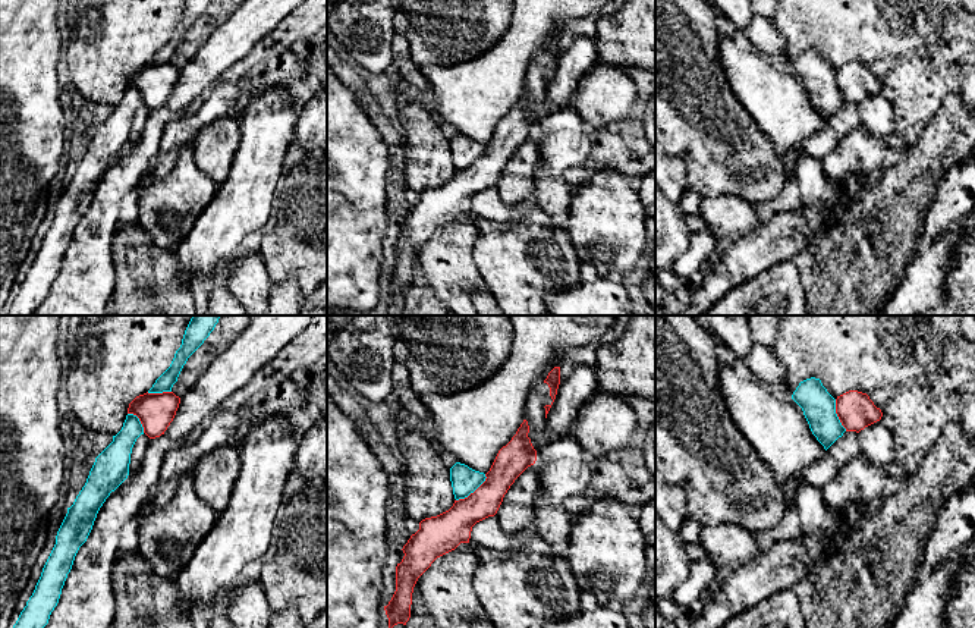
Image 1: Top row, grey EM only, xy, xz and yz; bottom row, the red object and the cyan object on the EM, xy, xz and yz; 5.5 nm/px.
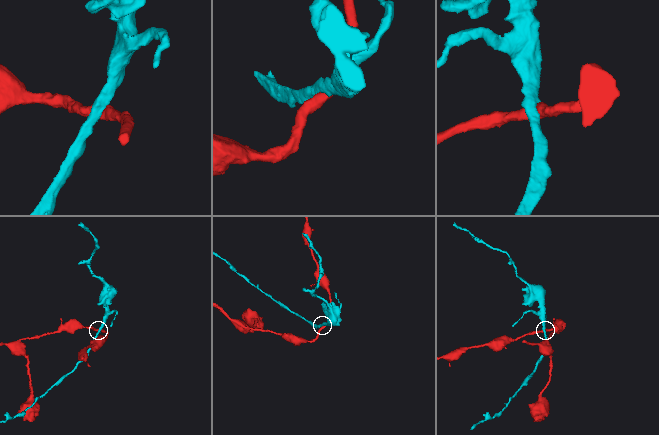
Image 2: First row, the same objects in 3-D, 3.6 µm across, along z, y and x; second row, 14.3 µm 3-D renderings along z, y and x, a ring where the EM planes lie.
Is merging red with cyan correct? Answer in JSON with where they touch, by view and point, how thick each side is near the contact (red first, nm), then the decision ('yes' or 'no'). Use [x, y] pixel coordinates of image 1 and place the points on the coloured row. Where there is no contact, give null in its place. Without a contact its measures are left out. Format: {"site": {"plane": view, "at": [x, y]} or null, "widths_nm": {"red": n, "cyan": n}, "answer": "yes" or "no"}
{"site": {"plane": "xz", "at": [474, 492]}, "widths_nm": {"red": 200, "cyan": 150}, "answer": "no"}

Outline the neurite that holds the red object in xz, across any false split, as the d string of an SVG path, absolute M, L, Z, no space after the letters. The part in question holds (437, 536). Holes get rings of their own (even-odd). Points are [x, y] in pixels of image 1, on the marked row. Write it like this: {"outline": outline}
{"outline": "M523 420L512 440L498 450L485 481L474 493L455 500L449 511L419 522L419 530L402 549L405 556L396 566L396 591L384 606L389 628L406 625L409 621L418 578L437 558L455 550L460 543L469 543L472 527L494 516L515 480L535 464L537 450L528 433L529 426Z"}

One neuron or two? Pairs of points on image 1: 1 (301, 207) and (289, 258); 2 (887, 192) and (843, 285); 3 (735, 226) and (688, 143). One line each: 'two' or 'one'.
1: one
2: one
3: two

